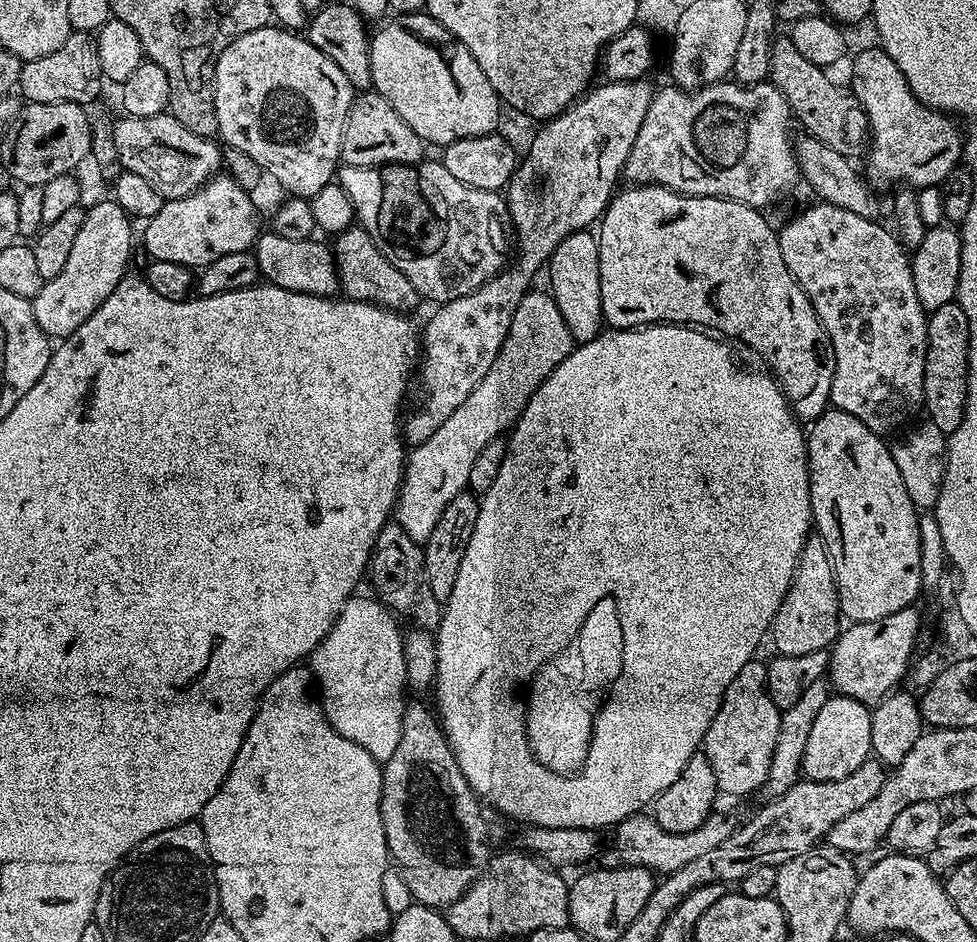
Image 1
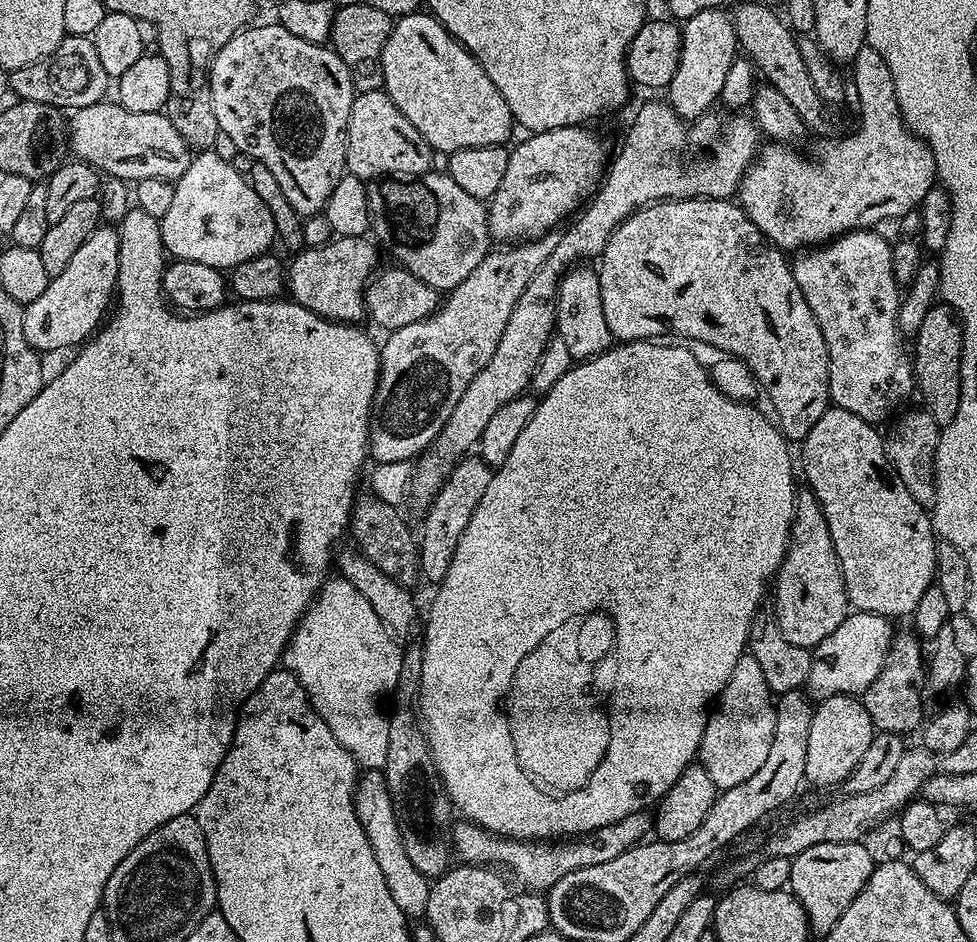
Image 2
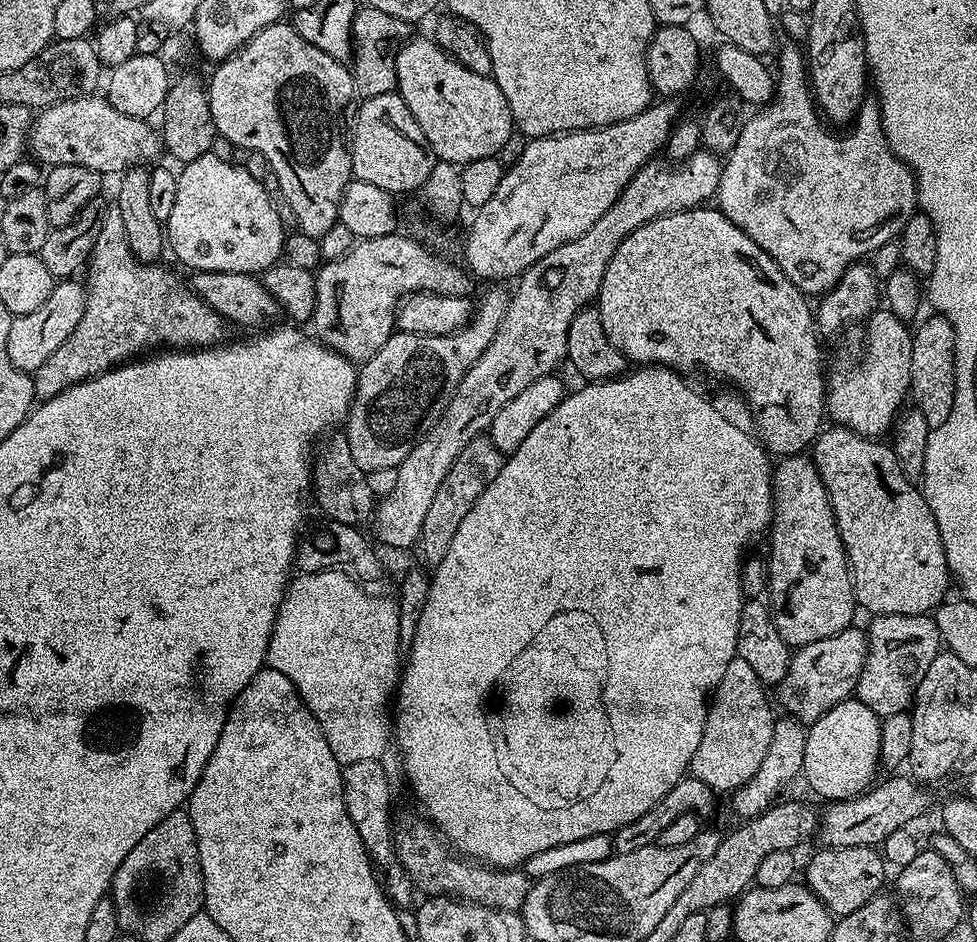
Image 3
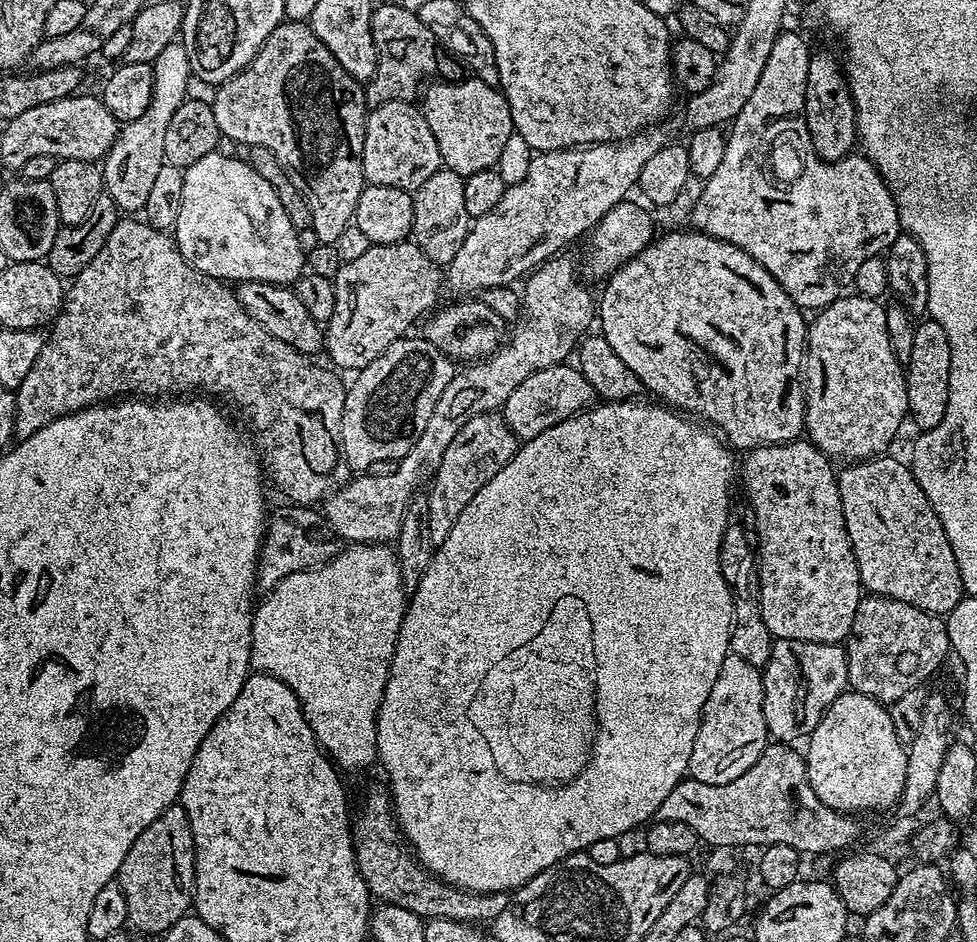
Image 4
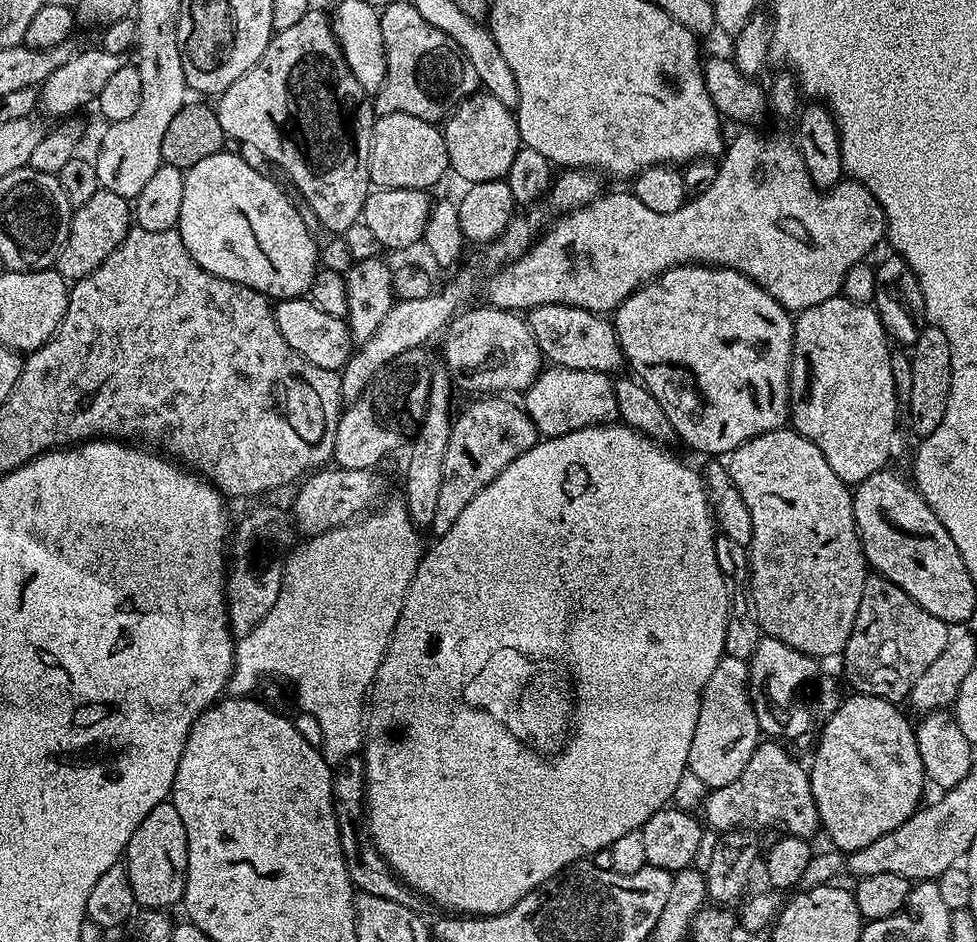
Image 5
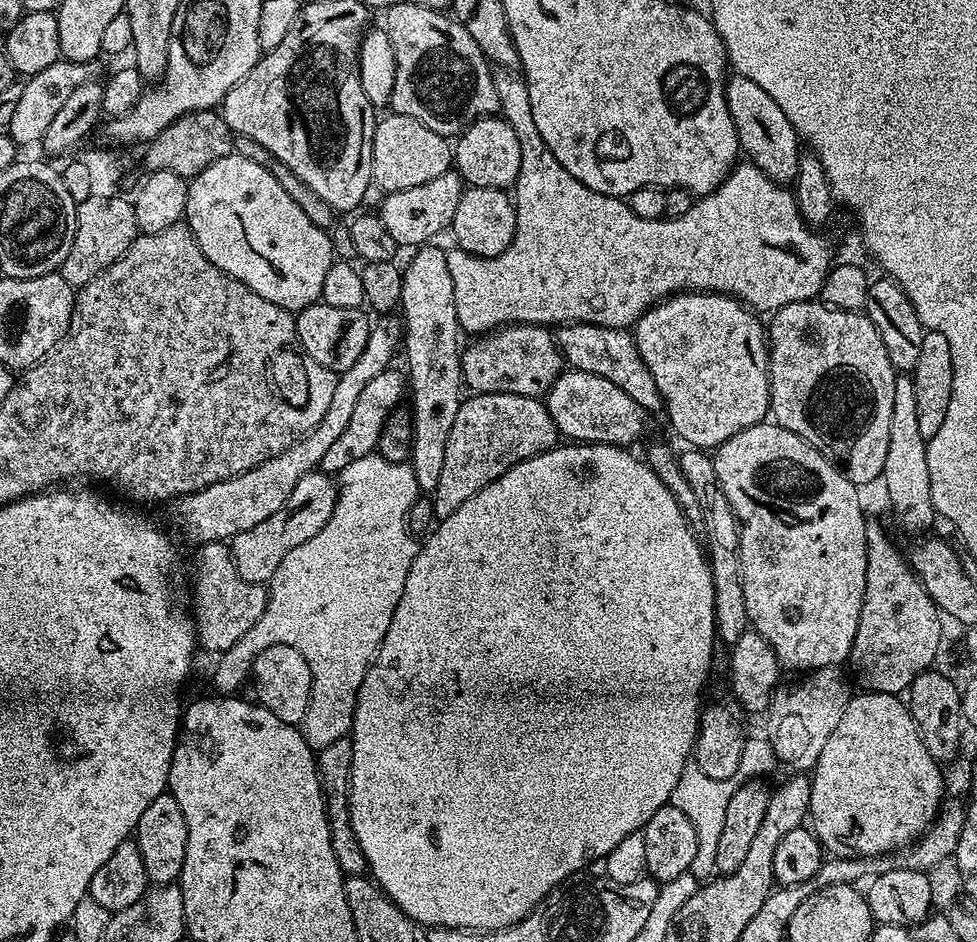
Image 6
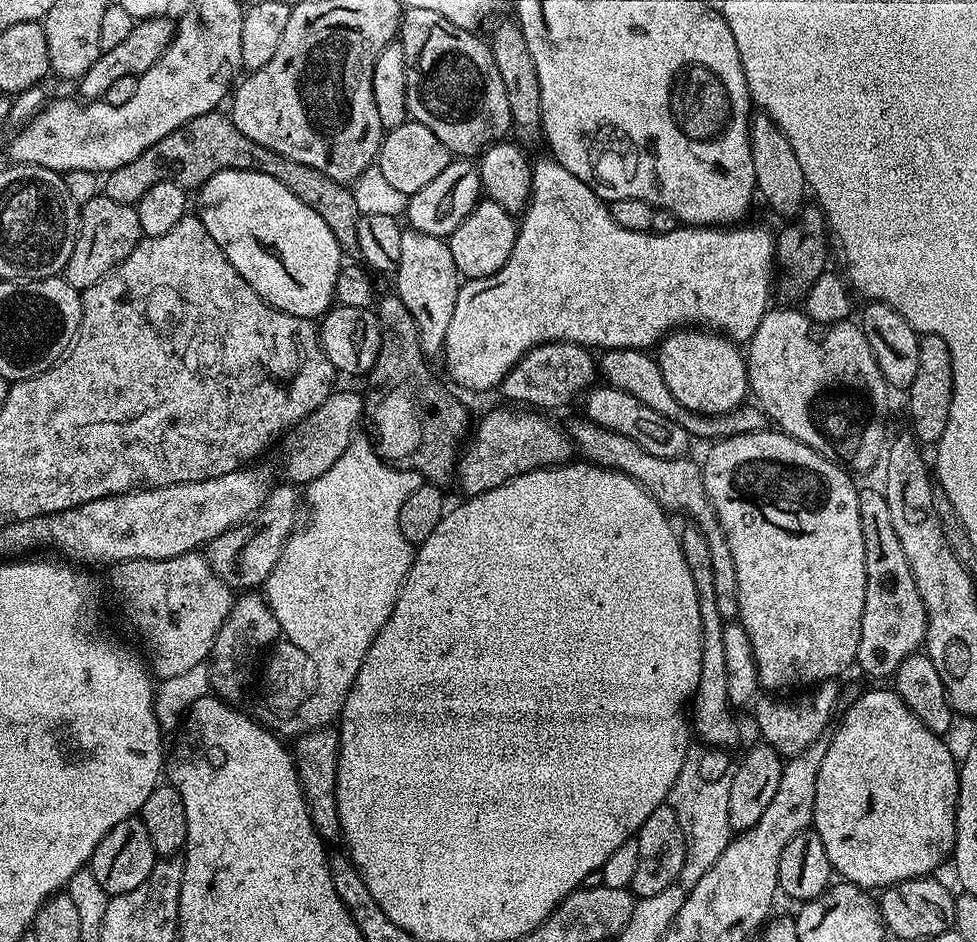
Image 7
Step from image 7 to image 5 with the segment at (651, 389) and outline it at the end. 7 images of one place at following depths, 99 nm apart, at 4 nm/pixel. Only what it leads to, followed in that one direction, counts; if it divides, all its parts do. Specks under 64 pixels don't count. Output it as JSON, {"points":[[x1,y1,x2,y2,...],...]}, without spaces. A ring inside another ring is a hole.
{"points":[[547,304,531,309,527,313,528,326,538,342,538,350,545,356,549,365,570,370,594,370,616,374,626,361,615,327,608,324,603,315,587,312,585,308,569,304]]}

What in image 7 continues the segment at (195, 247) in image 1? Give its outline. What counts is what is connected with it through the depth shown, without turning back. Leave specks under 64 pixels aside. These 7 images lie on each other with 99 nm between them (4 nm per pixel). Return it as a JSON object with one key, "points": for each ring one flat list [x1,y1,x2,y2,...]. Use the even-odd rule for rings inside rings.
{"points":[[227,168,214,178,210,178,198,189,200,209,198,215,202,226,210,230,210,238,222,246,222,254,250,282,252,289,262,297,267,304,272,304,278,310,295,316,309,318,323,317,329,308,333,307,336,295,336,283,342,267,342,253,338,242,334,238,334,230,306,206,278,178,272,176,271,171,247,168]]}

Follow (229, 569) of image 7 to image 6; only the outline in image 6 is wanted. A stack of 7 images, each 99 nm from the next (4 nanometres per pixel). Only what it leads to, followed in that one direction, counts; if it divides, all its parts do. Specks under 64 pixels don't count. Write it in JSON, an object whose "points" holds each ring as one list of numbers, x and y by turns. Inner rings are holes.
{"points":[[319,470,306,474,294,485,294,494,286,498,282,510,278,514,270,514,266,522,258,522,258,526,250,526,250,530,242,530,242,534,232,537,230,551,232,561,236,564,238,574,246,578,246,582,267,585,274,570,294,550,294,546,302,546,302,542,310,542,326,522,330,522,330,514,334,514,338,484,329,473]]}

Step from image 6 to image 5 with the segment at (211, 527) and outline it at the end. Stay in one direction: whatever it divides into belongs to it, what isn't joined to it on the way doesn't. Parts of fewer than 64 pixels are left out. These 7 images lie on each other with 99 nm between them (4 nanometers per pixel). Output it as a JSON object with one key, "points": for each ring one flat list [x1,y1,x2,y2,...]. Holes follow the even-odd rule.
{"points":[[464,272,456,276,444,289,426,298,413,300,396,300,391,310,382,318,382,326,370,334,365,344,359,345,352,356,340,369,340,398,345,405,353,404,366,390,366,386,393,360,398,354,406,354,411,348,424,348,431,336,439,337,448,327,452,317,457,315,461,306,467,305,472,296,472,276],[465,303,465,304,464,304],[459,304,464,304,460,305],[457,307,457,308,456,308]]}

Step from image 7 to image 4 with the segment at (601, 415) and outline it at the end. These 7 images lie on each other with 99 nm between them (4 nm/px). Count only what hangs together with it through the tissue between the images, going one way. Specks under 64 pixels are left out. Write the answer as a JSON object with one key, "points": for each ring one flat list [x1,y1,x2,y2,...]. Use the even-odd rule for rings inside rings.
{"points":[[565,362,546,370,538,370,538,374,530,374,530,378,525,378,510,393,510,398,506,398,502,415,506,426,510,426,510,430,516,435,517,441,523,442,538,438,542,430,550,430,550,426,558,426,558,422,566,422,566,418,577,416,593,400,594,393,590,382,586,382,579,367]]}

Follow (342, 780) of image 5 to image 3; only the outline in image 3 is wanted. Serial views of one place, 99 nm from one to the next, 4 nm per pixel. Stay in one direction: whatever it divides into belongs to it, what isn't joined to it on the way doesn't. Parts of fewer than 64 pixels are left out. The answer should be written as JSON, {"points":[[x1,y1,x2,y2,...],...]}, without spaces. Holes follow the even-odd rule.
{"points":[[397,811,392,826,395,859,412,880,417,893,425,897,449,896,452,900,465,900,499,912,520,912,523,909,530,887,530,879,524,870,494,868,457,854,439,831,423,815,420,816]]}

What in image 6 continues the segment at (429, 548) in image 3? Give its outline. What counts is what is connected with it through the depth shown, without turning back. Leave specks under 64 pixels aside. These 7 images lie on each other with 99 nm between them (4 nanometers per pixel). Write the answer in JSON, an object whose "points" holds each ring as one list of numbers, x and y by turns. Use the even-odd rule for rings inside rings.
{"points":[[477,392,469,397,461,403,454,426,450,429,450,438,446,438,442,474,431,497,432,508,440,518,454,514,454,510,472,500,478,490,502,478,506,470,549,452,562,440,543,399,501,392]]}

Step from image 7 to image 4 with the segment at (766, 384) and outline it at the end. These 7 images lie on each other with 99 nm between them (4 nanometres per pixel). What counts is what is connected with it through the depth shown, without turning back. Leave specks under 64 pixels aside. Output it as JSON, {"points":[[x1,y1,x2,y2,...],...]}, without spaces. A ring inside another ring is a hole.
{"points":[[845,294,819,309,806,328,806,436,825,456,836,462,871,460,887,453,904,420,906,424,908,378,898,358,894,358,894,350,890,350,890,334,886,334,886,308,882,304,879,299]]}

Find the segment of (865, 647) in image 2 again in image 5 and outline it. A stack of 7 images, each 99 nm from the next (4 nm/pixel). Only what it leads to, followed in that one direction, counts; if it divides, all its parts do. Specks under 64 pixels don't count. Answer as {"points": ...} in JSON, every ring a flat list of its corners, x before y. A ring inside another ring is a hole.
{"points":[[761,635,754,654,748,660,748,693,758,718,758,726,765,737,789,742,804,735,812,716,804,704,796,705,796,695,807,680,815,681,817,657,807,656,773,636]]}

